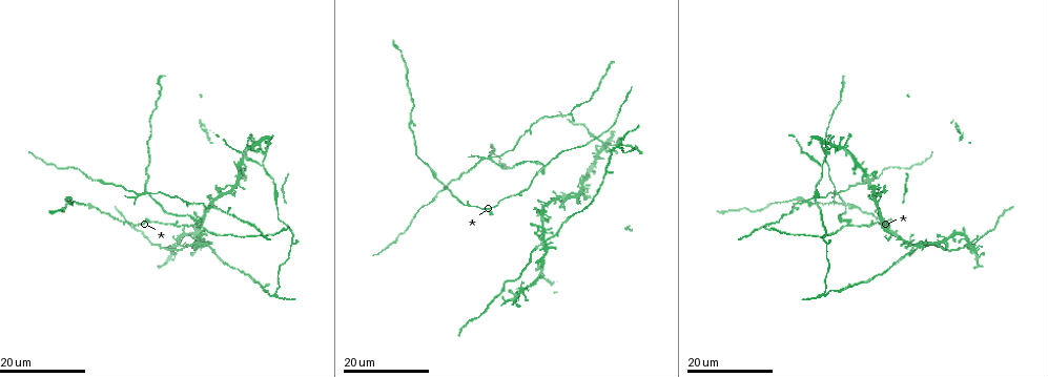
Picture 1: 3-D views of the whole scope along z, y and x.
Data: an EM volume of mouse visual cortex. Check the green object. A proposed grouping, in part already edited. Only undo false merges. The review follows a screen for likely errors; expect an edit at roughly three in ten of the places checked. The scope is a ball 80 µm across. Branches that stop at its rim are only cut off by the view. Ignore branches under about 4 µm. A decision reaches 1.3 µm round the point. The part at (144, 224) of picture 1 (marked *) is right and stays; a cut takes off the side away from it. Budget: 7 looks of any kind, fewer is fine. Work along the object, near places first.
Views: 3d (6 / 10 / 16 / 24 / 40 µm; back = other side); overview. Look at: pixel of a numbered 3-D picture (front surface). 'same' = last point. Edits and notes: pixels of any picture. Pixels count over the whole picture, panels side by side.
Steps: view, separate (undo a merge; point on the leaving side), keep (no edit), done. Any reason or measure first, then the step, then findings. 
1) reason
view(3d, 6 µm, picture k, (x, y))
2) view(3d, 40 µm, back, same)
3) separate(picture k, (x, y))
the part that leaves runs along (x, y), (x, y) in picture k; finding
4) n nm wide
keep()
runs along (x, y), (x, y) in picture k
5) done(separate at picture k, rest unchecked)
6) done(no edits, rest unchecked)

view(3d, 24 µm, picture 1, (544, 240))

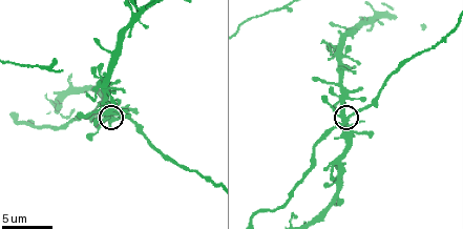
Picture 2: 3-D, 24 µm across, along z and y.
zoom in
view(3d, 10 µm, picture 2, (112, 120))

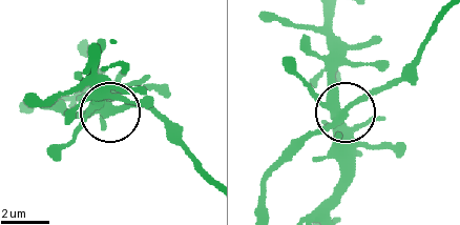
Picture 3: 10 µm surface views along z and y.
side arm 37 µm
keep()
all the same neuron

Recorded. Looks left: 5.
two arms in line, one across
view(3d, 16 µm, picture 1, (820, 165))

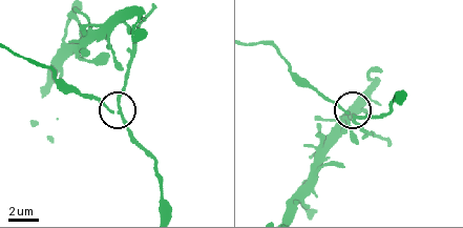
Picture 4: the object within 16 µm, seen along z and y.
view(3d, 10 µm, picture 4, (353, 117))

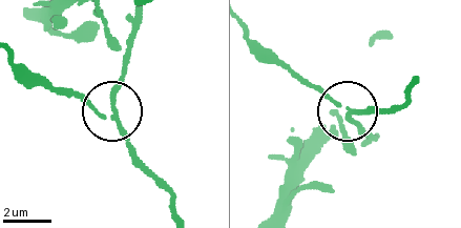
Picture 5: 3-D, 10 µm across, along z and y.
150 nm wide
keep()
runs along (323, 138), (341, 123), (354, 138), (360, 129), (295, 71) in picture 5; one neuron here

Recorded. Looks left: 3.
three arms meet
view(3d, 16 µm, picture 1, (870, 176))

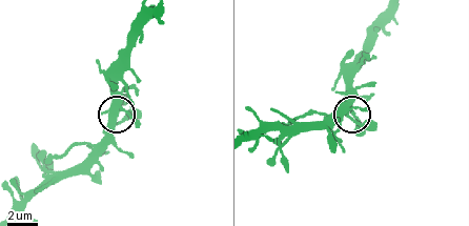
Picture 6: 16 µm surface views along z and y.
closer look
view(3d, 10 µm, same)

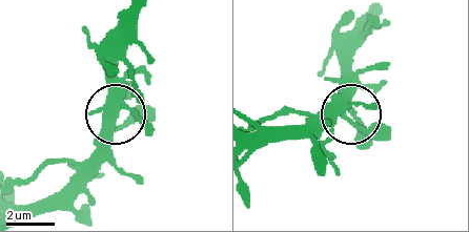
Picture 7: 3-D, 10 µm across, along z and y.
3 arms
keep()
one neuron here

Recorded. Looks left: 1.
done(no edits, rest unchecked)

